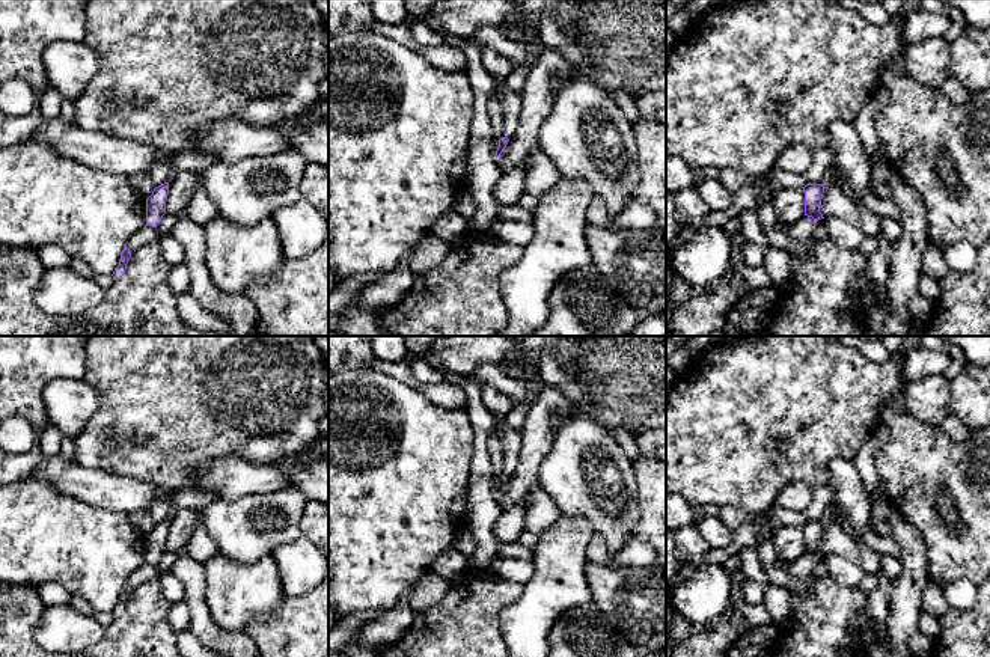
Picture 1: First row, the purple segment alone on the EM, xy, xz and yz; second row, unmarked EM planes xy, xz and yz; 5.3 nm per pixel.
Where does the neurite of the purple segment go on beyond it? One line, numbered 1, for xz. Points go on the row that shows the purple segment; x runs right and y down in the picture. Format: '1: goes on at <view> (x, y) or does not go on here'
1: does not go on here

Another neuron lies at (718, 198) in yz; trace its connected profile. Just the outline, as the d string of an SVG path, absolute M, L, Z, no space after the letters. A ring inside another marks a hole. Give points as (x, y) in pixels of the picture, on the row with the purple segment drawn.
M707 176L695 185L695 188L707 202L710 211L723 211L732 203L732 194L720 184L717 178Z

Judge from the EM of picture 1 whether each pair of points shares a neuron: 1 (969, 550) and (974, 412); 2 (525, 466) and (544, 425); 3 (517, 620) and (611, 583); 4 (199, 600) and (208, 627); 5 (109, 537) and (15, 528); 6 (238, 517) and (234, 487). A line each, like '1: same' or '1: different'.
1: different
2: same
3: different
4: same
5: same
6: different

